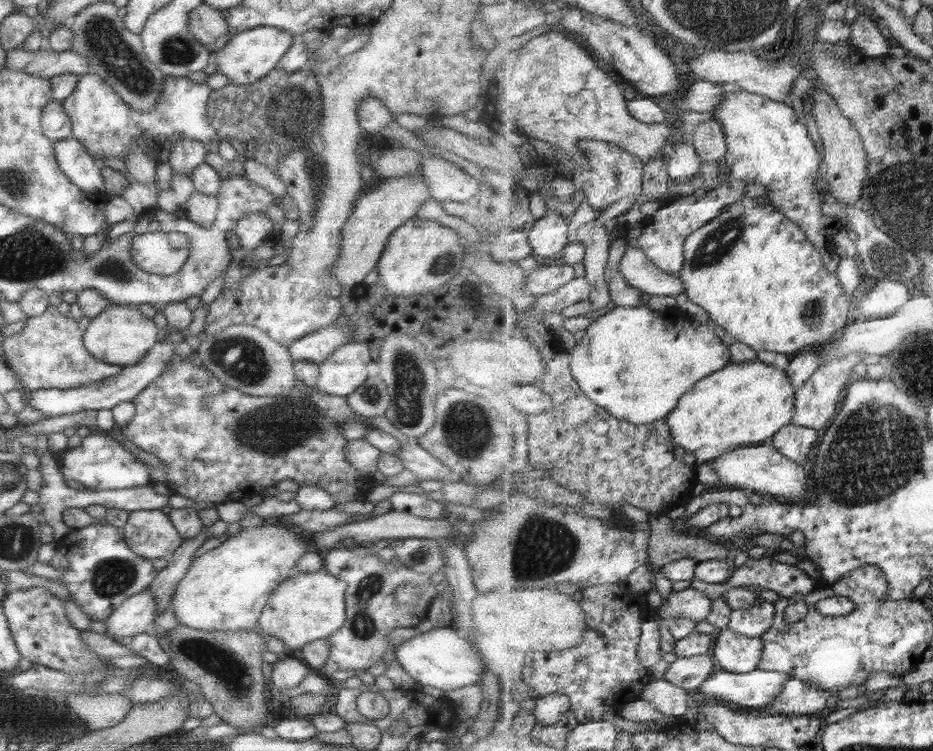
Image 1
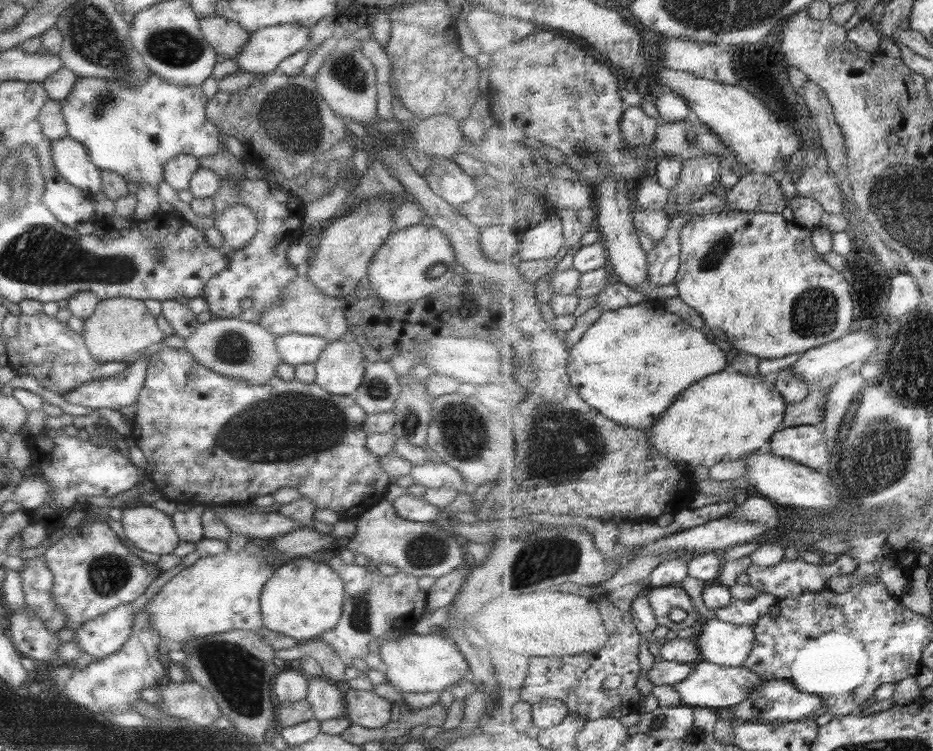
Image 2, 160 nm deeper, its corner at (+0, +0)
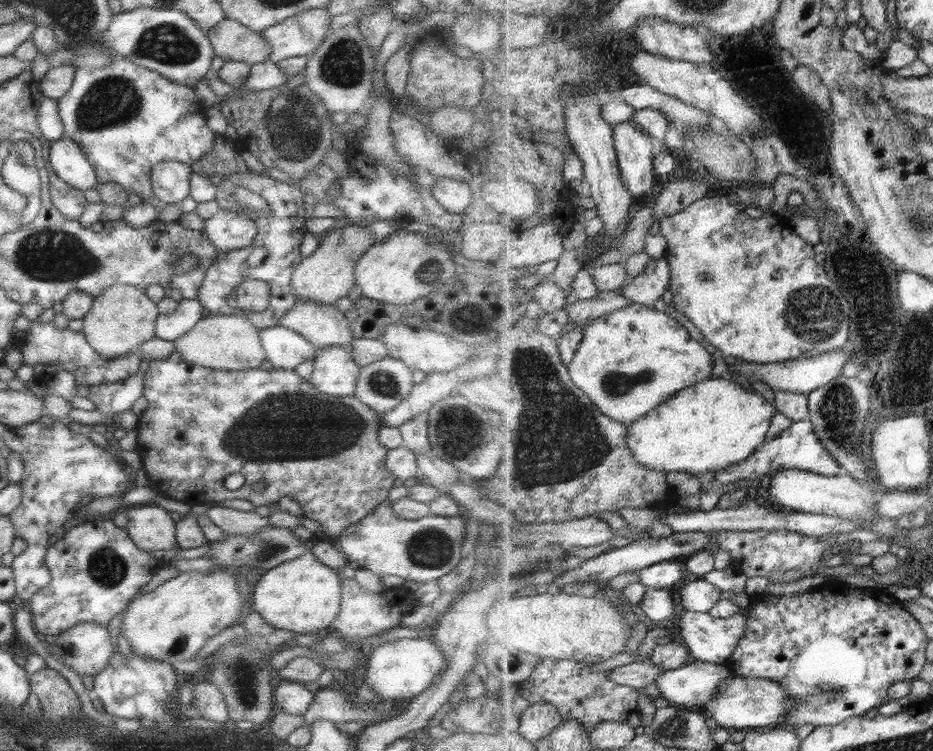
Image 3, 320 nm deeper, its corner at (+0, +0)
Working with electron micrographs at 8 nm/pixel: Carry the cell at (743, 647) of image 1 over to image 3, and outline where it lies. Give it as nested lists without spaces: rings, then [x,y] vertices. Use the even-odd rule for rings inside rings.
[[[749,604],[741,613],[731,616],[731,618],[715,618],[709,613],[692,611],[685,611],[684,614],[681,614],[680,633],[684,638],[684,644],[692,654],[692,659],[722,665],[725,661],[729,661],[740,638],[747,630],[747,620],[749,620],[751,610],[753,610],[753,604]]]

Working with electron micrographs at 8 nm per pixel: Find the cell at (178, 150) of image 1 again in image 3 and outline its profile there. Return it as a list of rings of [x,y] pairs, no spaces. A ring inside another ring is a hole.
[[[161,161],[151,166],[151,194],[159,205],[175,204],[188,197],[190,167],[177,161]]]

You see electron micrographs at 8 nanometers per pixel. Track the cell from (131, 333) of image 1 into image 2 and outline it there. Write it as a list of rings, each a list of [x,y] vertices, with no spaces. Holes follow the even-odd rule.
[[[115,297],[100,300],[92,313],[82,321],[84,345],[91,358],[101,363],[129,363],[149,345],[165,337],[156,325],[156,317],[147,312],[143,301],[134,298]]]

